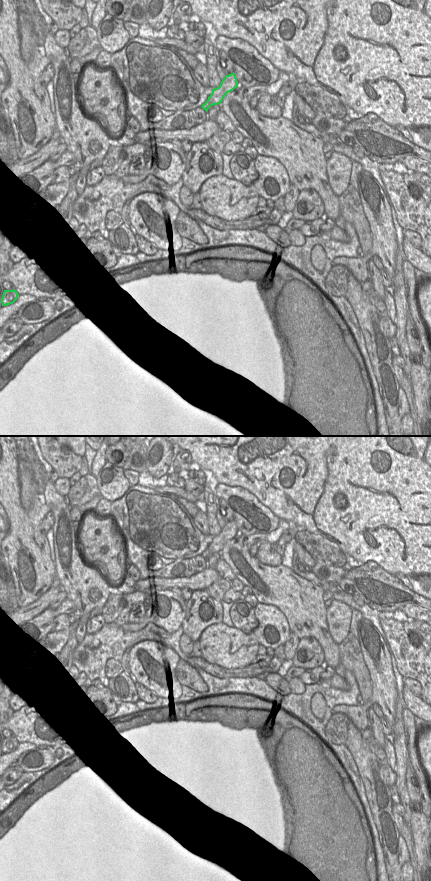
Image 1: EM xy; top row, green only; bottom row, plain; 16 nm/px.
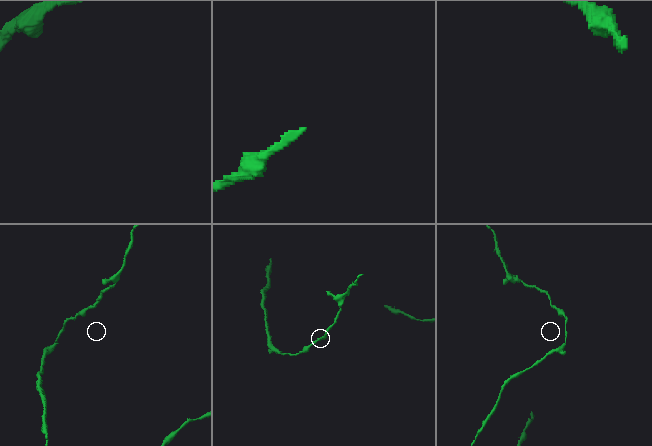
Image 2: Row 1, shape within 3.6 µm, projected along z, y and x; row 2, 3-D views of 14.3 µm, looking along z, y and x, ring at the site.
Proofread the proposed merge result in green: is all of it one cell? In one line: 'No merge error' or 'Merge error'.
No merge error.

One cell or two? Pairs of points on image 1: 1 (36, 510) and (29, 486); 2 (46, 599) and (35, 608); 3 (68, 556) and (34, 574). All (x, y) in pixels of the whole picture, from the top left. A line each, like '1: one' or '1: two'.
1: two
2: one
3: two

